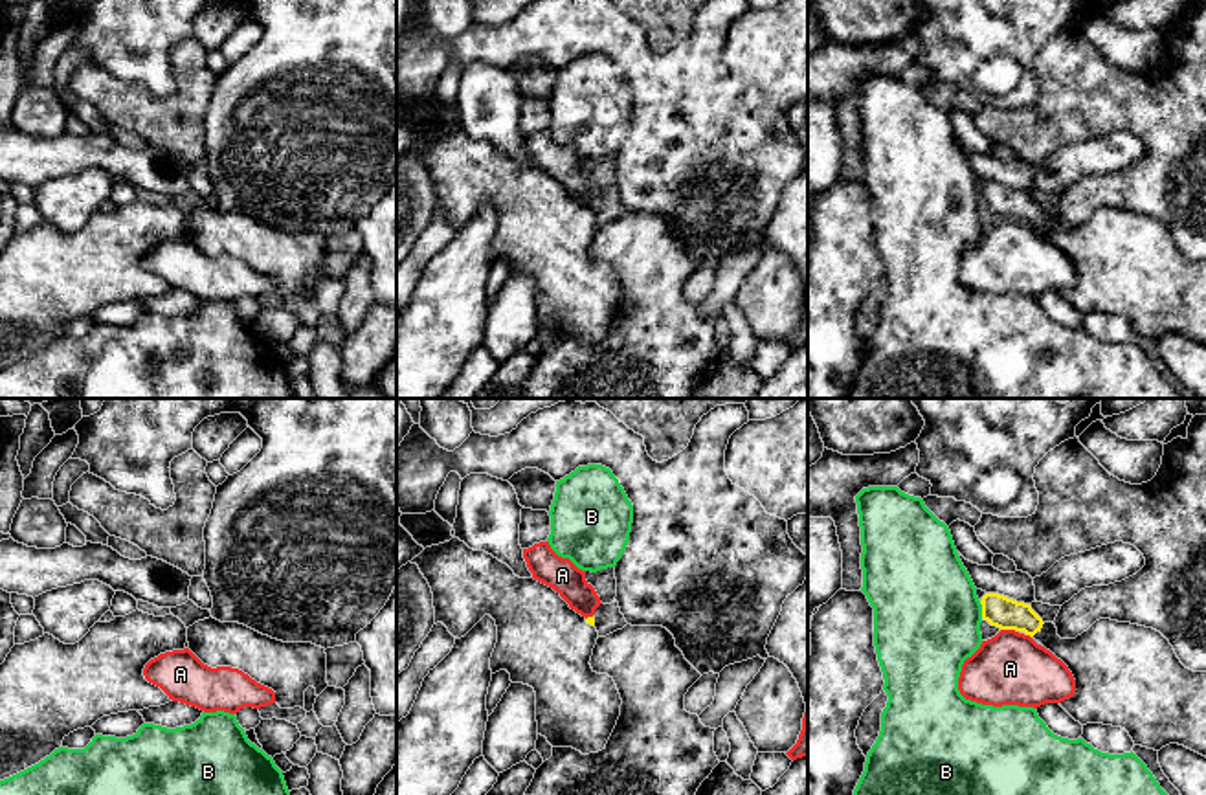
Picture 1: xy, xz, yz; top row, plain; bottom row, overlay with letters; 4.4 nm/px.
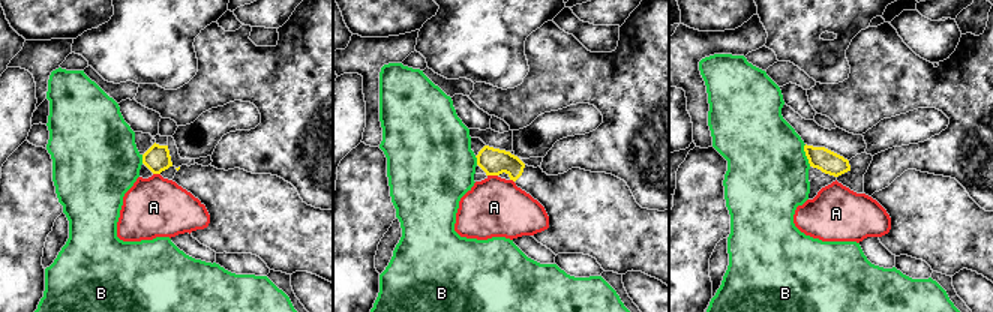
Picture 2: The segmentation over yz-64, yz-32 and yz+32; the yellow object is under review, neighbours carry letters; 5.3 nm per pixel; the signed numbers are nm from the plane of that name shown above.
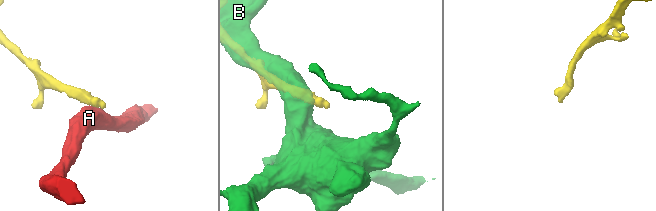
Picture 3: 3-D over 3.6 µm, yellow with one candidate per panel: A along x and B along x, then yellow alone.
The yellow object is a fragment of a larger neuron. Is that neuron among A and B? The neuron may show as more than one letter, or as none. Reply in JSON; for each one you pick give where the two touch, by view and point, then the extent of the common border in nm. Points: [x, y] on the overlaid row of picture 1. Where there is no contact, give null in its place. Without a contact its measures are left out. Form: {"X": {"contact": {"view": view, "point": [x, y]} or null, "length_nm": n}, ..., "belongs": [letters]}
{"belongs": []}

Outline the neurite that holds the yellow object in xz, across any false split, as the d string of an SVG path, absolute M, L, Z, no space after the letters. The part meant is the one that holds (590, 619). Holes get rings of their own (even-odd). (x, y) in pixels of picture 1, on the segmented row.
M459 538L426 547L411 564L419 565L431 588L435 624L442 622L455 639L464 637L485 615L496 621L490 670L507 670L512 683L534 689L538 734L553 747L573 747L582 755L606 749L622 700L613 677L597 674L589 665L598 639L595 617L582 617L553 588L516 577L507 564L470 549Z

